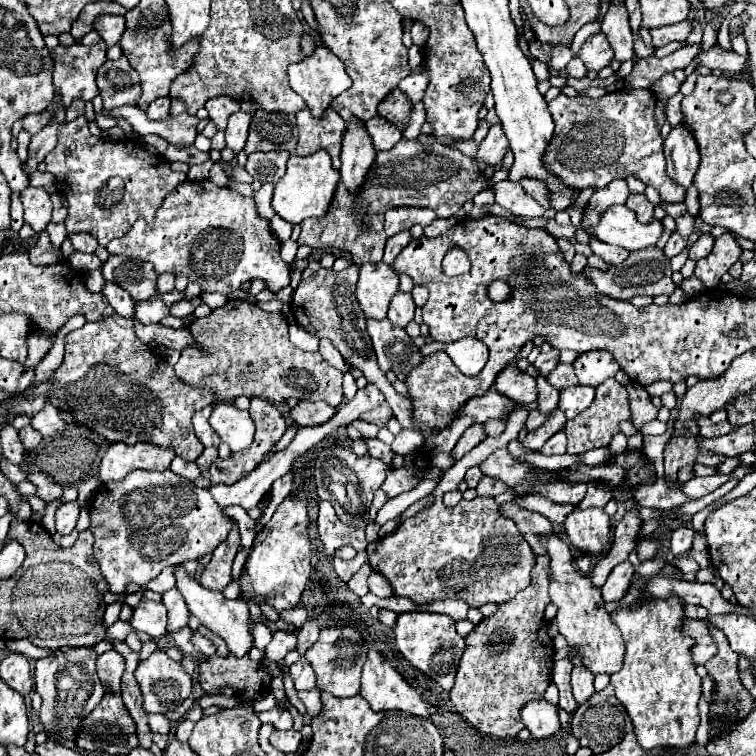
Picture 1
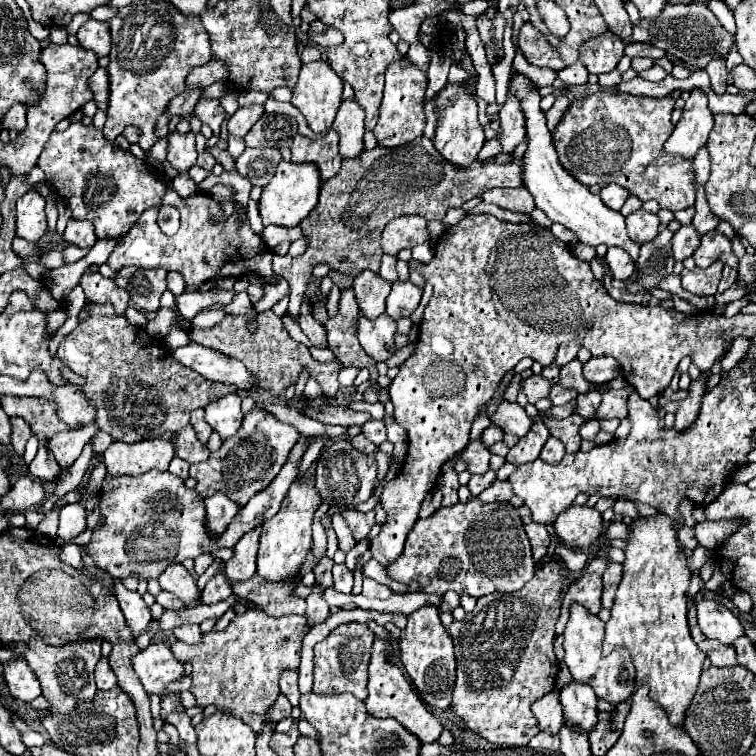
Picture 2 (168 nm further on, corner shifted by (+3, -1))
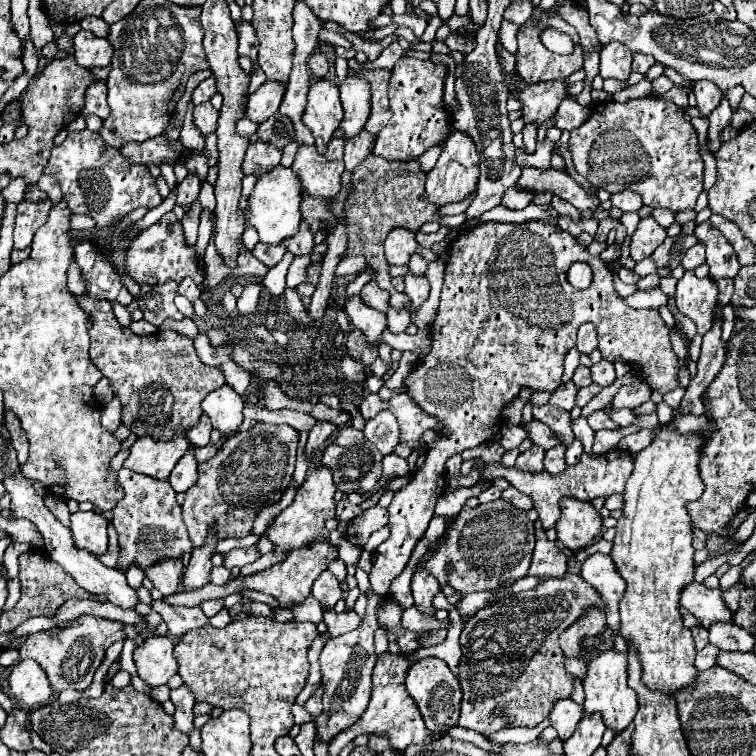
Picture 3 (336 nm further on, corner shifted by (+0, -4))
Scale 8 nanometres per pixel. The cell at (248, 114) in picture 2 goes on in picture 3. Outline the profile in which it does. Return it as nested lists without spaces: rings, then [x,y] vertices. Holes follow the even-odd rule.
[[[266,80],[254,94],[250,94],[246,116],[250,120],[264,122],[266,118],[278,112],[282,98],[284,98],[284,86],[276,80]]]

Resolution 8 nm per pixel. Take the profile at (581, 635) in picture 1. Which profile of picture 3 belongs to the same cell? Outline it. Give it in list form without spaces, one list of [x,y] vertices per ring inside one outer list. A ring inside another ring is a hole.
[[[588,638],[582,642],[582,658],[590,658],[590,666],[588,666],[588,674],[584,678],[584,692],[586,692],[586,702],[584,702],[584,710],[588,714],[600,712],[602,722],[606,724],[606,728],[612,728],[614,734],[620,734],[636,716],[638,712],[638,702],[636,702],[636,692],[632,688],[628,688],[628,674],[626,674],[626,666],[628,666],[628,658],[626,654],[620,654],[616,650],[608,650],[608,652],[594,652],[594,642],[598,638]]]

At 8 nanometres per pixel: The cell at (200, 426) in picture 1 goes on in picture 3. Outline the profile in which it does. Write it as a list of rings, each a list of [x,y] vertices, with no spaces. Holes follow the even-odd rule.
[[[206,414],[200,416],[200,422],[192,428],[188,428],[186,432],[186,438],[190,444],[194,446],[206,446],[210,442],[210,432],[212,432],[212,424],[210,424],[210,418]]]

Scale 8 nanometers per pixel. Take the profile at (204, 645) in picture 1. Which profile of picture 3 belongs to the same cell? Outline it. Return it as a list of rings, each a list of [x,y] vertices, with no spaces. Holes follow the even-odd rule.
[[[164,598],[162,600],[152,600],[150,606],[168,624],[170,636],[184,636],[186,632],[202,628],[202,626],[208,624],[208,618],[204,616],[204,612],[198,606],[194,606],[194,608],[170,606],[168,602],[164,602]]]

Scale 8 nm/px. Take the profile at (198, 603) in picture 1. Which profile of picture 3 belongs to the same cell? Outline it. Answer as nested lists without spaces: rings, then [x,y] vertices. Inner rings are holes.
[[[168,558],[164,562],[156,562],[156,566],[150,566],[146,570],[146,576],[152,580],[154,588],[162,592],[162,596],[170,596],[178,590],[180,578],[182,578],[182,560],[180,558]]]

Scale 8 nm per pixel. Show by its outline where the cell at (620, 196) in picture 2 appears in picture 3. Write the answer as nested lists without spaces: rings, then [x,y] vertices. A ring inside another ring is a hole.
[[[624,190],[624,192],[618,192],[618,194],[612,194],[612,204],[616,208],[620,208],[622,212],[636,212],[636,210],[642,208],[642,198],[636,192]]]

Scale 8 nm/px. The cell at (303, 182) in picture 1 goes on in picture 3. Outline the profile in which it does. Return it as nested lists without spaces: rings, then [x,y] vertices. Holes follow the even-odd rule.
[[[276,166],[270,174],[264,174],[258,178],[250,198],[248,198],[248,208],[246,208],[246,224],[252,226],[262,244],[280,244],[284,238],[296,234],[300,226],[300,178],[292,168]]]

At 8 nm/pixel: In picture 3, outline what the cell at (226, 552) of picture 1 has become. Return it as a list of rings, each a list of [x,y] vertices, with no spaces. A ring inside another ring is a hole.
[[[220,598],[220,600],[206,600],[206,602],[200,604],[200,608],[202,608],[202,612],[210,618],[210,616],[218,614],[218,612],[224,608],[224,600],[222,600],[222,598]]]

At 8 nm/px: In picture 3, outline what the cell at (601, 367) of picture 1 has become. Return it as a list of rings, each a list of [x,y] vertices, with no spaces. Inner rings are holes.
[[[600,360],[598,364],[594,364],[594,366],[592,366],[592,380],[594,380],[598,386],[610,386],[610,384],[616,380],[614,364],[608,362],[608,360]]]

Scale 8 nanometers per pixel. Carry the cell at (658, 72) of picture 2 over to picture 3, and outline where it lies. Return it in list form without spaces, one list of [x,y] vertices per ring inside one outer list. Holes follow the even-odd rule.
[[[642,79],[639,83],[632,86],[627,86],[622,91],[614,94],[612,100],[624,103],[629,100],[649,96],[653,90],[652,83],[646,79]]]

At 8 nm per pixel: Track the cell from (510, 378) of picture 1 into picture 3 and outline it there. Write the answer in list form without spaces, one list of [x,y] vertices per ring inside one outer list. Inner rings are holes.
[[[566,382],[562,386],[558,386],[554,392],[552,392],[552,398],[550,398],[550,404],[554,406],[560,406],[562,410],[572,410],[576,406],[576,394],[578,394],[578,388],[574,386],[574,382]]]

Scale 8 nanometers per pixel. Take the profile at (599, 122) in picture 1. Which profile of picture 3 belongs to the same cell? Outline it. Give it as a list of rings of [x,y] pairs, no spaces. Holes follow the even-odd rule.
[[[646,96],[630,102],[600,102],[594,106],[592,116],[576,130],[570,132],[568,148],[572,152],[574,168],[594,188],[604,188],[610,194],[632,190],[638,192],[646,206],[668,208],[672,212],[692,210],[702,192],[704,162],[698,154],[698,138],[690,122],[684,120],[684,110],[658,96]]]

